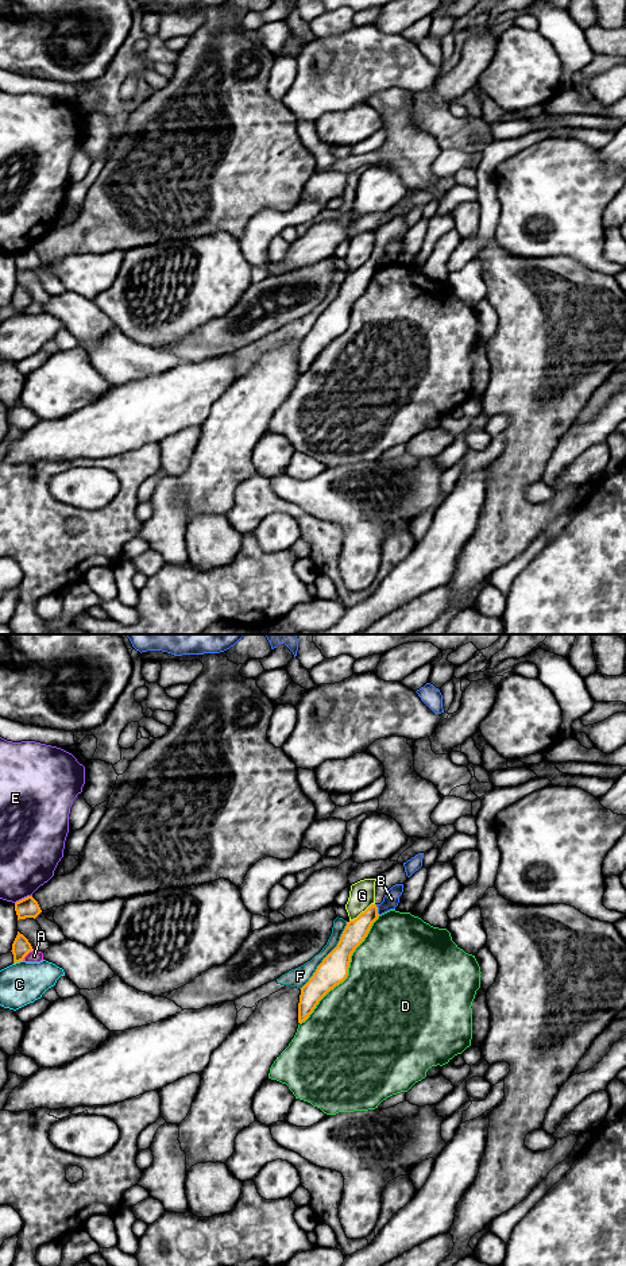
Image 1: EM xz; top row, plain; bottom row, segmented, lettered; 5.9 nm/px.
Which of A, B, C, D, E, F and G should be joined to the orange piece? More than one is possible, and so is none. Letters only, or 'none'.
none

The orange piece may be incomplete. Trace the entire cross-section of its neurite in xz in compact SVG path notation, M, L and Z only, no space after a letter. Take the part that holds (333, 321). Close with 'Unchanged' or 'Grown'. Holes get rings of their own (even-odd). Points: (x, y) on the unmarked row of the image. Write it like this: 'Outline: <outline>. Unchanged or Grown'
Outline: M371 256L356 271L347 274L337 298L322 312L309 333L301 340L298 375L305 374L318 354L347 331L351 308L364 293L378 269L376 256Z. Unchanged

